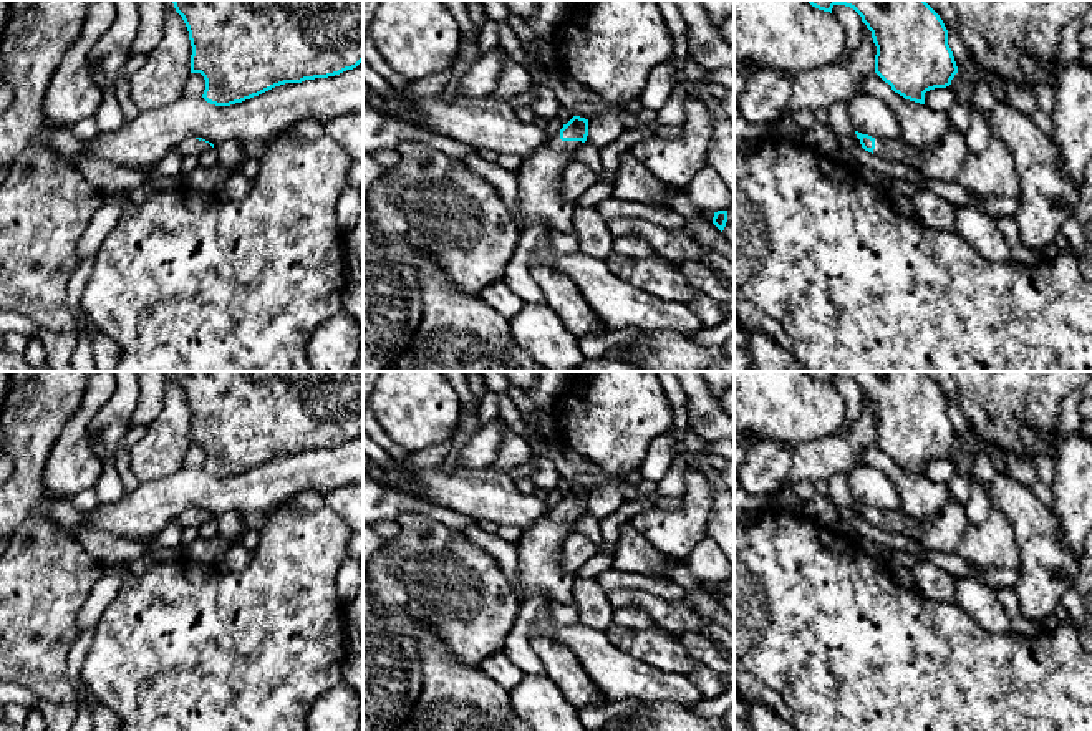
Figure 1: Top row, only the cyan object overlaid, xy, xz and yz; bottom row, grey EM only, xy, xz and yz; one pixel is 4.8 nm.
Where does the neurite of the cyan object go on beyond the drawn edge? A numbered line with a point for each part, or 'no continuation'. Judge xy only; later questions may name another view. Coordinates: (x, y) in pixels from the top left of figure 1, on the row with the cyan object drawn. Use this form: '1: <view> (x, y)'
1: xy (191, 146)

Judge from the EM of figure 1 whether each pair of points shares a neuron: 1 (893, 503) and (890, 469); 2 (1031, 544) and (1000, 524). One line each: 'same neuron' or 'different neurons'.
1: different neurons
2: different neurons

